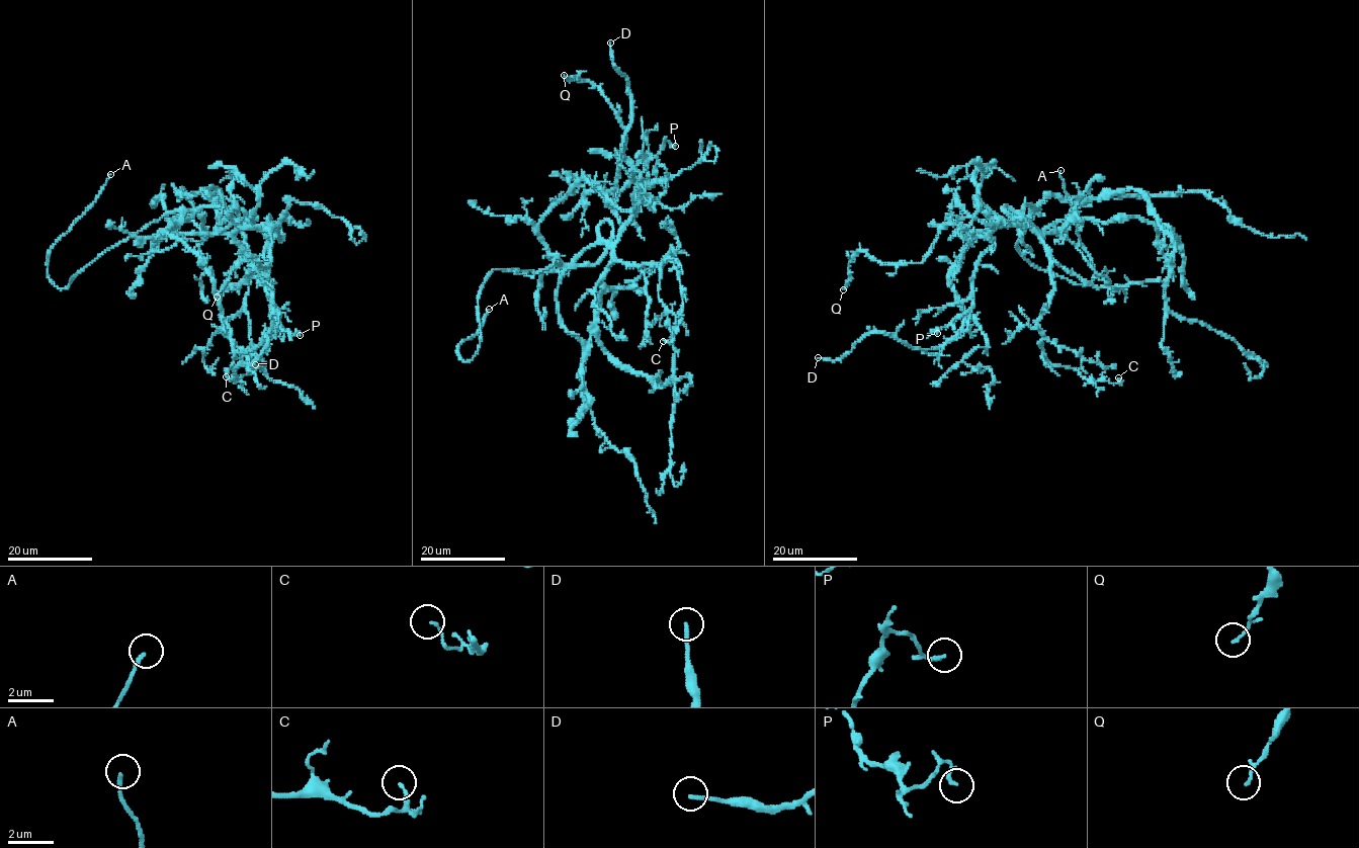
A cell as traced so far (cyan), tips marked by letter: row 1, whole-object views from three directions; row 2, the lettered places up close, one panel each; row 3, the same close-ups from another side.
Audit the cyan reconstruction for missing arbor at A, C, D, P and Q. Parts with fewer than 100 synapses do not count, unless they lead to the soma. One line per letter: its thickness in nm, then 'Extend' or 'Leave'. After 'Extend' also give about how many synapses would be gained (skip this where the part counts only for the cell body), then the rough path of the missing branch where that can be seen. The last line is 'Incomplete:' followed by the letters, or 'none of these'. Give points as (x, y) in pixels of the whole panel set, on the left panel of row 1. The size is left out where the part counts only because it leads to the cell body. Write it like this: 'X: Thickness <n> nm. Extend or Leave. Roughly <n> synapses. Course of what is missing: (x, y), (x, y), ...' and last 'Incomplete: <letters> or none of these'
A: Thickness 160 nm. Extend. Course of what is missing: (110, 174), (128, 148), (140, 139), (168, 125), (182, 112), (207, 104), (213, 97)
C: Thickness 110 nm. Leave
D: Thickness 160 nm. Leave
P: Thickness 140 nm. Leave
Q: Thickness 80 nm. Leave
Incomplete: A

